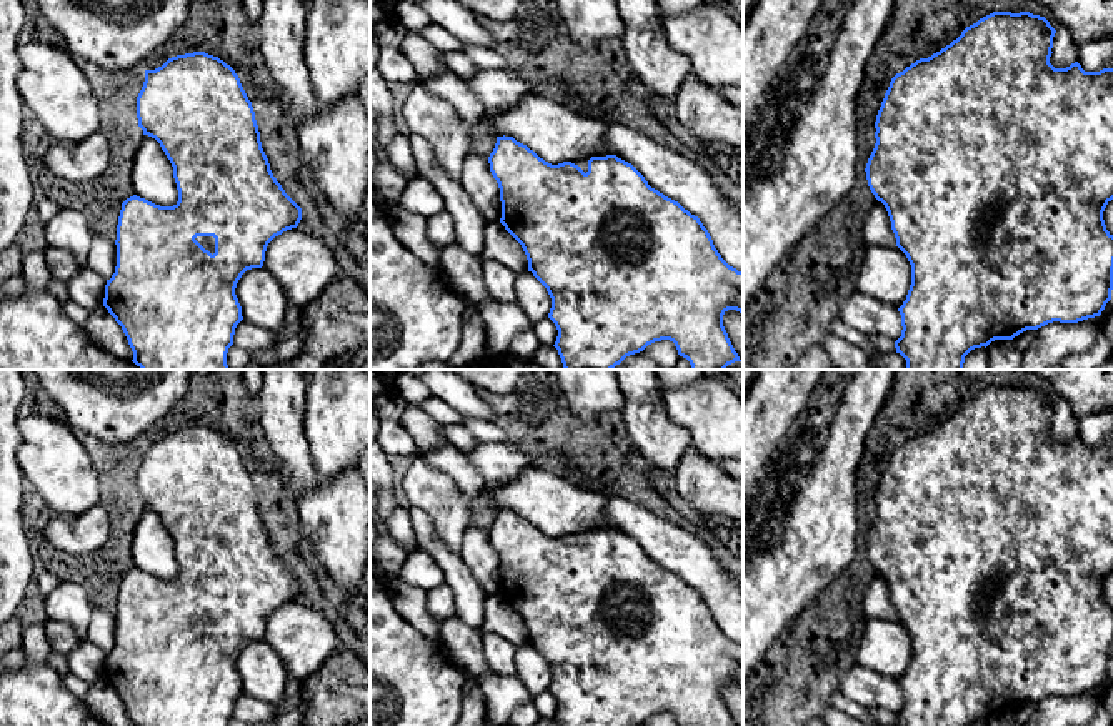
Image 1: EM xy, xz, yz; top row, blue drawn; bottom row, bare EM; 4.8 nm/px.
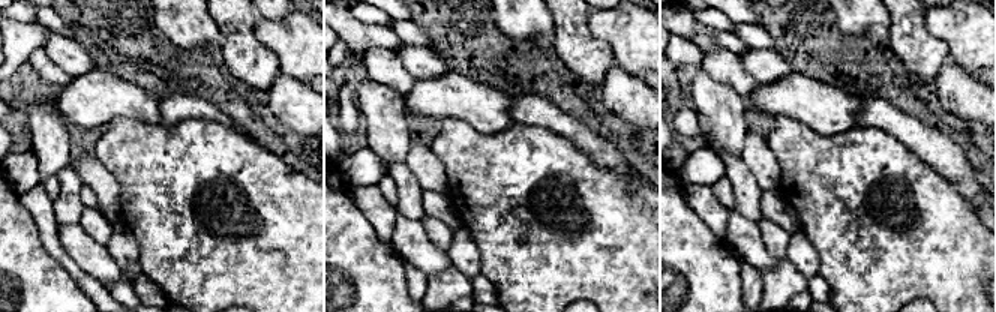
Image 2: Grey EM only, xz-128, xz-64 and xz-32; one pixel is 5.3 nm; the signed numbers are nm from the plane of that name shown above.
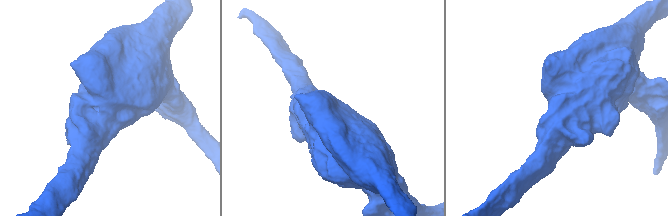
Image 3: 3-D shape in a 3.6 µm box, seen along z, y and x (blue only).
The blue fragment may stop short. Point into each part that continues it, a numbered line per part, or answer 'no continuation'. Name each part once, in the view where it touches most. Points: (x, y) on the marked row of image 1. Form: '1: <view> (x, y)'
1: xy (207, 242)

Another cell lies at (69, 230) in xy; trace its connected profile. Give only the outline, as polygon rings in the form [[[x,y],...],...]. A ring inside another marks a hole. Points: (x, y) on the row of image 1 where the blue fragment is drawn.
[[[60,208],[45,225],[47,245],[68,250],[83,268],[87,268],[92,238],[87,218],[72,208]]]

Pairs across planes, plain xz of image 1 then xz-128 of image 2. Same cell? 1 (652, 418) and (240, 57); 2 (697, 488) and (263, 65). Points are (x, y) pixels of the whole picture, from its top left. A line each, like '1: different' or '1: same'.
1: same
2: different

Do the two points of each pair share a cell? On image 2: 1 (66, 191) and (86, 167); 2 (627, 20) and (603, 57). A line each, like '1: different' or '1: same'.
1: different
2: different

